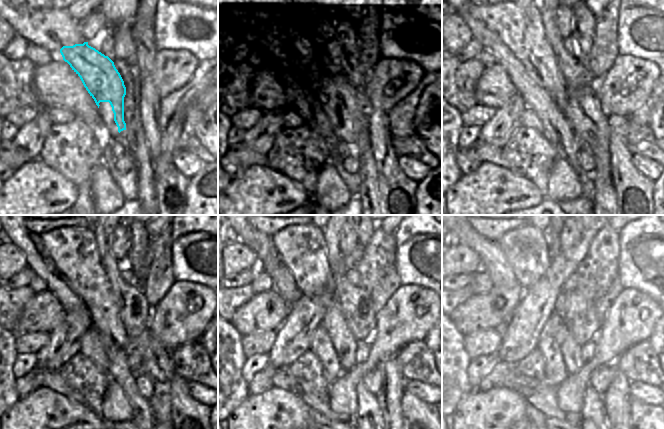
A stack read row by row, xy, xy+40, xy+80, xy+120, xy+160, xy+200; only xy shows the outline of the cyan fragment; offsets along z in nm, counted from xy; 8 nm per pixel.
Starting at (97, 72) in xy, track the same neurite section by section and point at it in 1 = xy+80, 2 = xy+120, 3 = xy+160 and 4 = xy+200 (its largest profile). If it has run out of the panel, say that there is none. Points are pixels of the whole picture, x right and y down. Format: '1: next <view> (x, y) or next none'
1: next xy+80 (584, 114)
2: next xy+120 (156, 362)
3: next xy+160 (389, 398)
4: next xy+200 (616, 399)

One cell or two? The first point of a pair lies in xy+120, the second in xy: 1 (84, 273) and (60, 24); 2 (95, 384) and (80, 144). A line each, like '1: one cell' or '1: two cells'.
1: one cell
2: one cell

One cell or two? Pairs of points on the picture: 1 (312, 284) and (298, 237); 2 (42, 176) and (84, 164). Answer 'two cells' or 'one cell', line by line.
1: one cell
2: two cells

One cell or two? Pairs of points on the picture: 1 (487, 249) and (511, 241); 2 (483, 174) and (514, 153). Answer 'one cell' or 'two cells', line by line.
1: two cells
2: two cells

